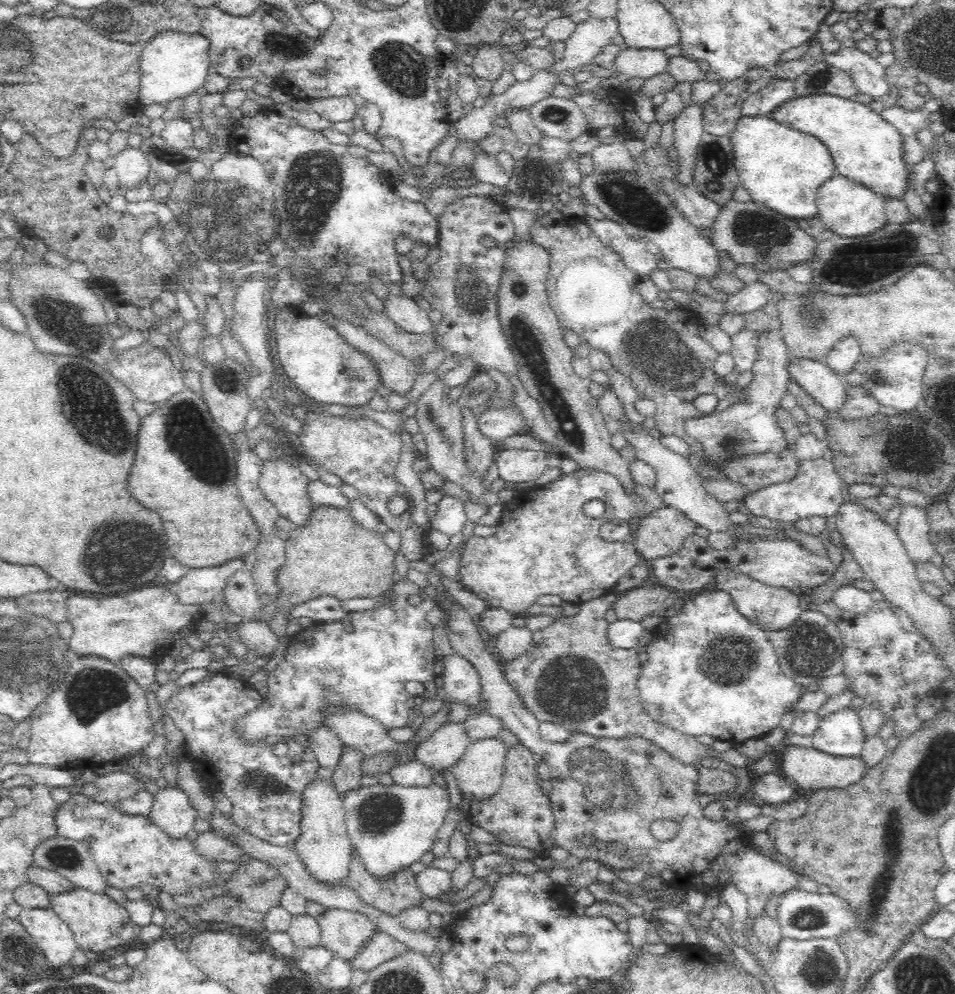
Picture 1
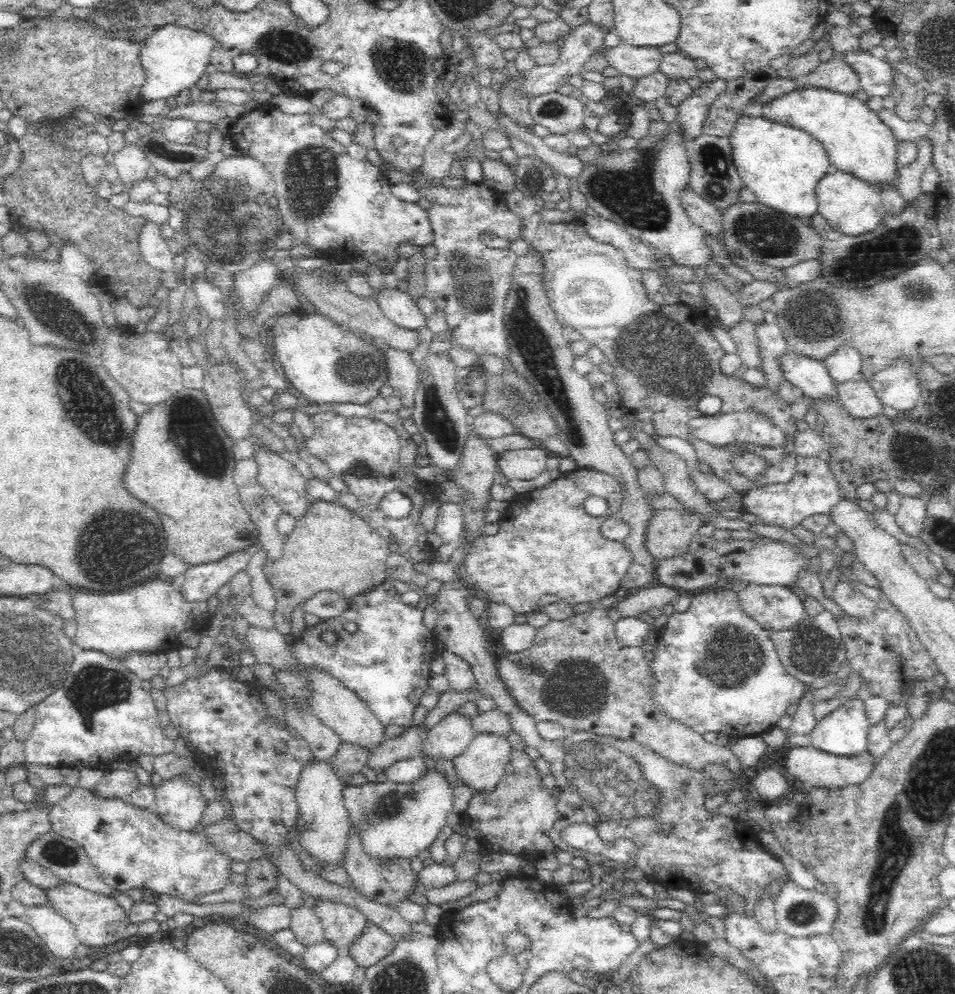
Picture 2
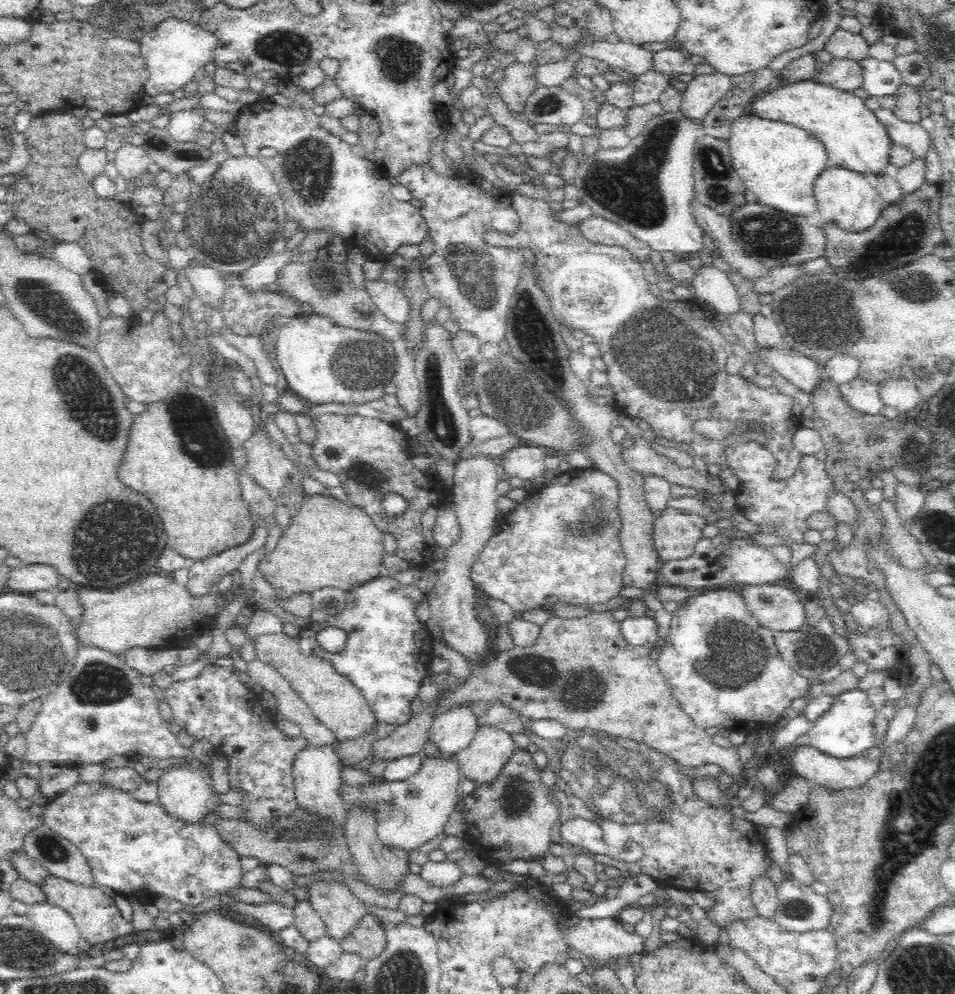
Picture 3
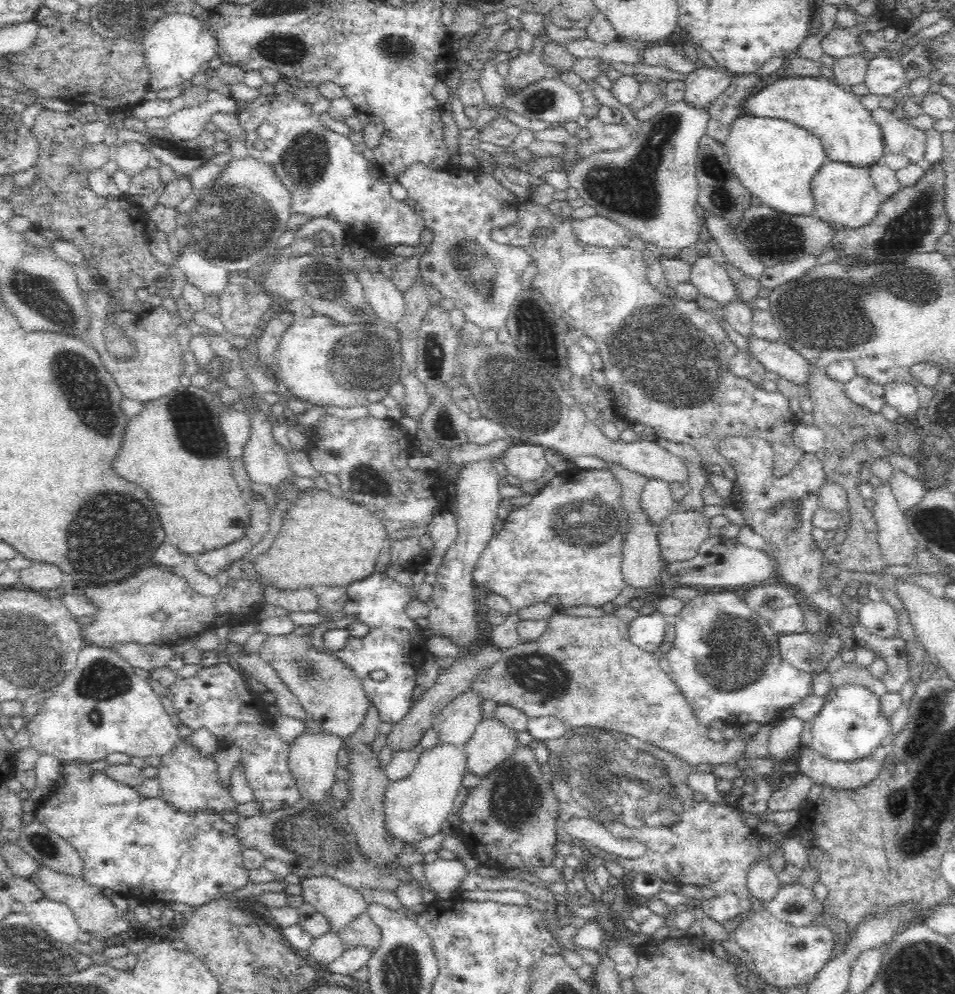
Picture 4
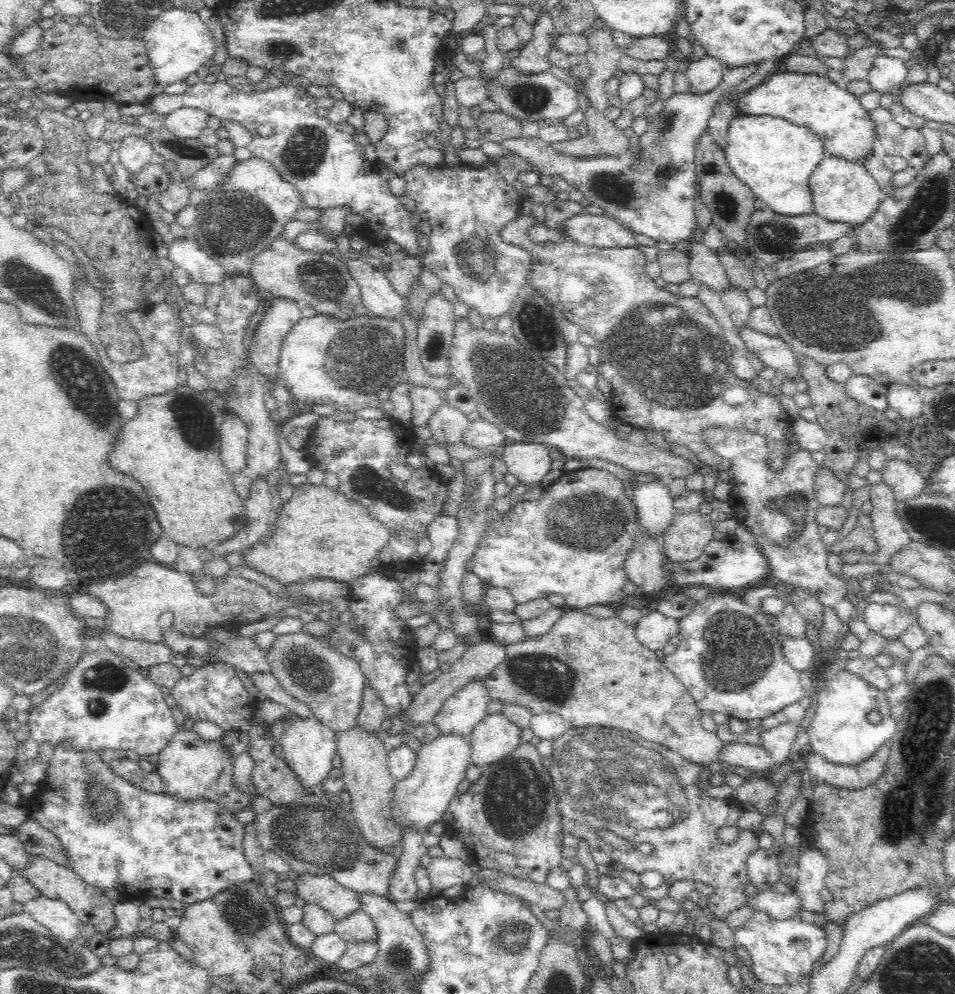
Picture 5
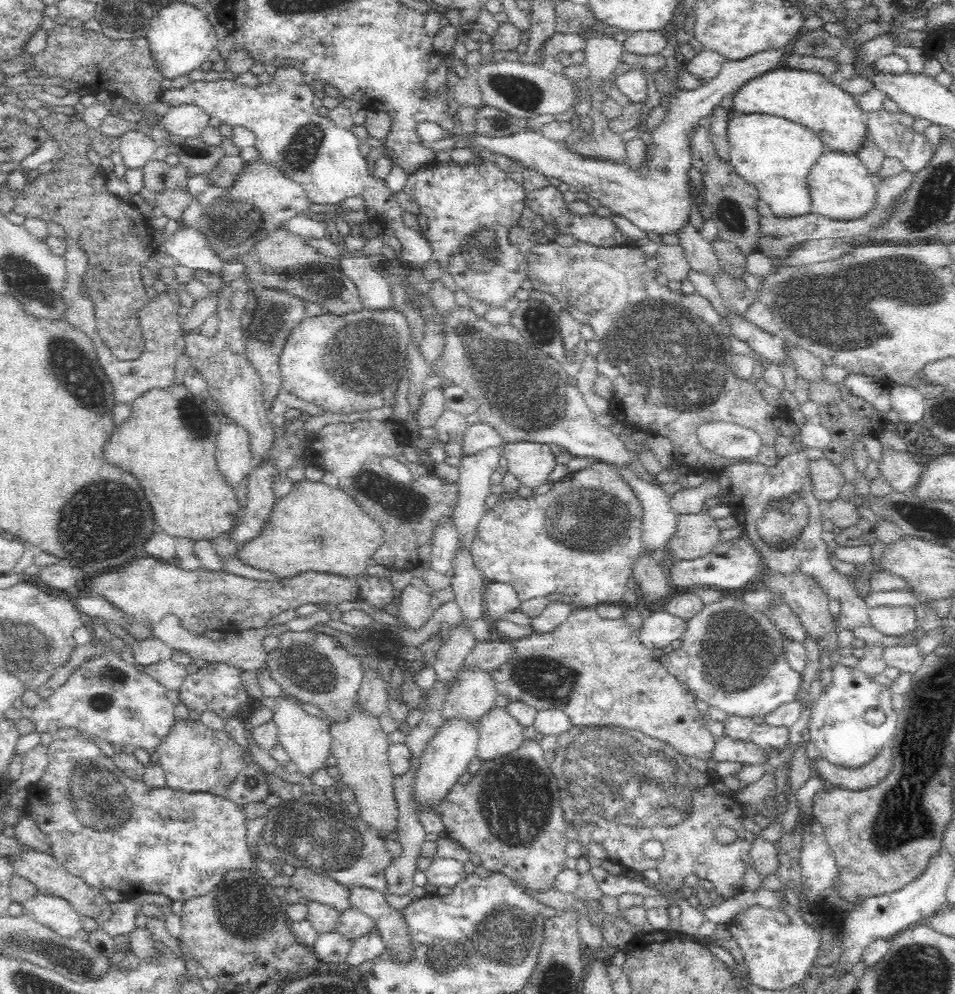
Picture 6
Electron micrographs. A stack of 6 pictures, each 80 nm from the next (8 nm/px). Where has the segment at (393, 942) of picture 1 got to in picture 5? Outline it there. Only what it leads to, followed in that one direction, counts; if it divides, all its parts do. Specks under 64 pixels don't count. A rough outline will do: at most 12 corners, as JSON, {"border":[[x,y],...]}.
{"border":[[362,910],[335,922],[347,944],[377,943],[374,921]]}

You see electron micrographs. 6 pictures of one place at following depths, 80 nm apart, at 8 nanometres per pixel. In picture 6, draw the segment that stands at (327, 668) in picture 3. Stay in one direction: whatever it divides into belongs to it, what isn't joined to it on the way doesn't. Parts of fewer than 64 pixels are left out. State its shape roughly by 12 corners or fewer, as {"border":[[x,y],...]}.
{"border":[[312,629],[284,631],[266,670],[330,725],[357,706],[359,658]]}

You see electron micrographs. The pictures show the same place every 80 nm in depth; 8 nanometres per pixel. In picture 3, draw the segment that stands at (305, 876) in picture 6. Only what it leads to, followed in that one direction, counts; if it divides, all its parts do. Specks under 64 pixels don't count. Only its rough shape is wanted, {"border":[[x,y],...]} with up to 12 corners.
{"border":[[316,881],[308,901],[342,944],[367,914],[340,881]]}

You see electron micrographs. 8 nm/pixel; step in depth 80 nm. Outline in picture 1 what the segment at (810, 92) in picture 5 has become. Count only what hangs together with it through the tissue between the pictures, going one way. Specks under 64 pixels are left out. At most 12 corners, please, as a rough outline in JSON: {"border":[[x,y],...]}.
{"border":[[816,94],[770,117],[818,138],[837,172],[903,201],[898,129],[854,98]]}

